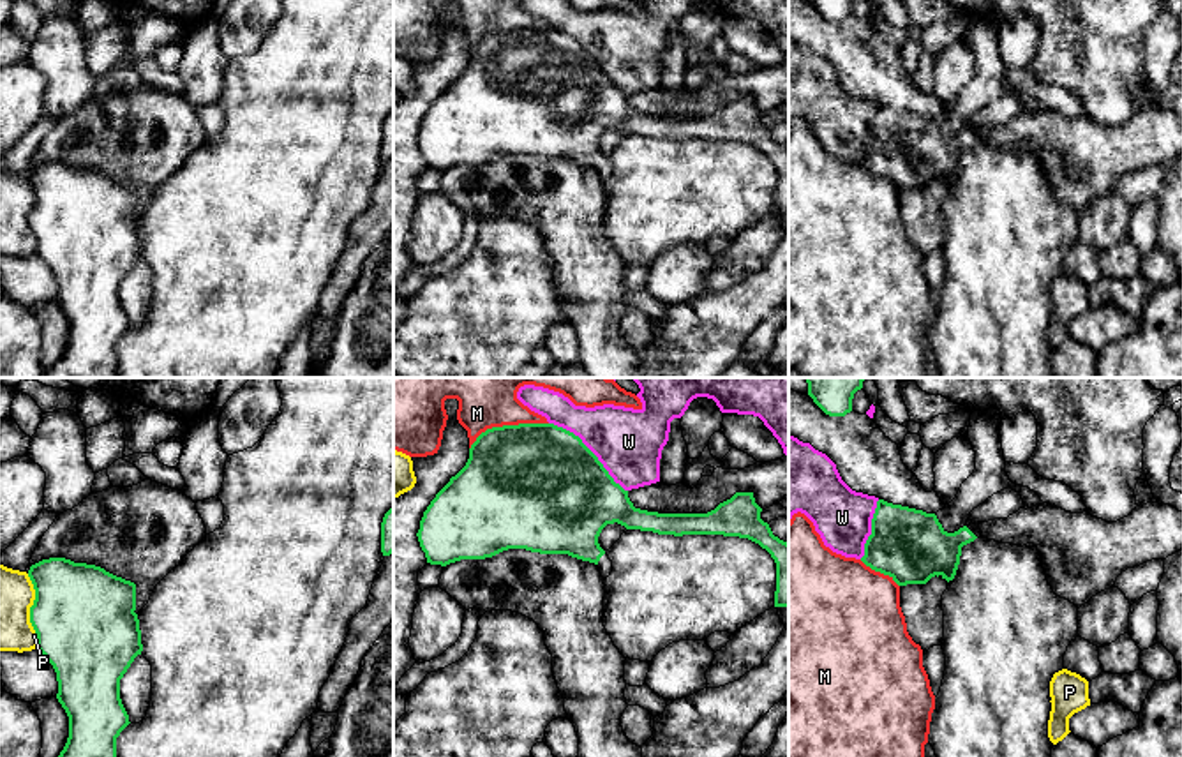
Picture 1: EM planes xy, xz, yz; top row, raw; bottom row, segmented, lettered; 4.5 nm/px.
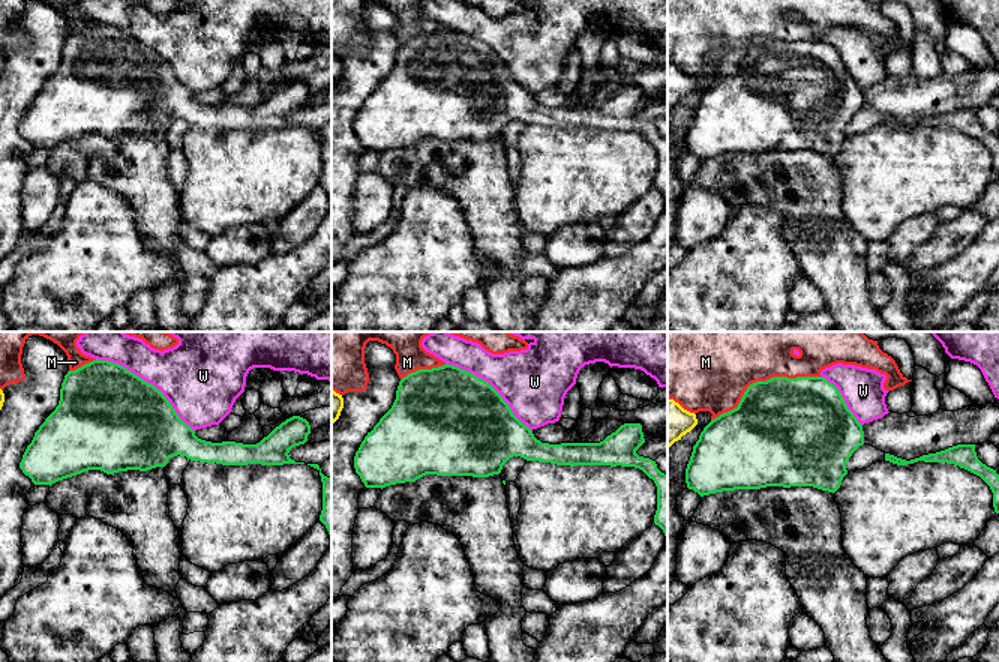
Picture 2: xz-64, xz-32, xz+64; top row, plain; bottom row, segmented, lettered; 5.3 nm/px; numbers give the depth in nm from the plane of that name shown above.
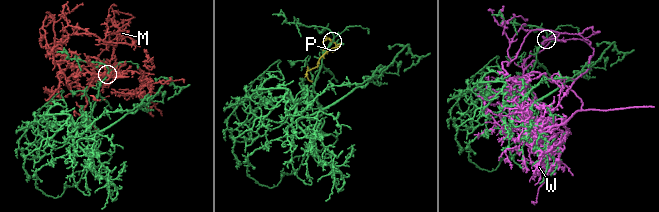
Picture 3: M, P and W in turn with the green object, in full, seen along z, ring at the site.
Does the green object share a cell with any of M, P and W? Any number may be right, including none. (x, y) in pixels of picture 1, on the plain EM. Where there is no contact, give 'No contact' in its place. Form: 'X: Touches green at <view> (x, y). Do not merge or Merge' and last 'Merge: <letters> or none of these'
M: Touches green at xz (507, 30). Do not merge
P: Touches green at xy (30, 216). Do not merge
W: Touches green at xz (590, 55). Do not merge
Merge: none of these

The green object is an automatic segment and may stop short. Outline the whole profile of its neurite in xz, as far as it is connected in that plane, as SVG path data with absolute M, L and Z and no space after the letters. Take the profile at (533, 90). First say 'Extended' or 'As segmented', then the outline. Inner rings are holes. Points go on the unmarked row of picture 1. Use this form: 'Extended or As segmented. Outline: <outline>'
Extended. Outline: M519 28L482 37L466 71L436 99L416 138L427 168L446 171L460 164L485 164L508 154L568 159L595 168L603 185L612 166L598 148L607 129L658 139L723 139L748 143L776 168L774 212L789 212L789 148L760 124L753 97L736 97L707 118L658 118L635 113L598 62L573 37L554 28Z

